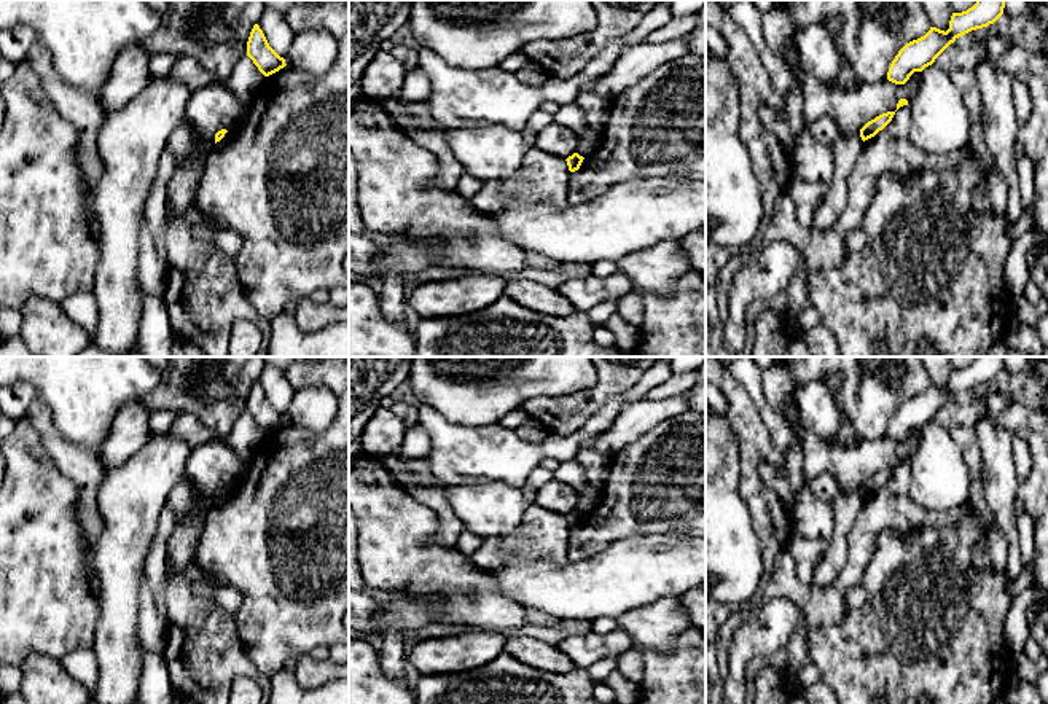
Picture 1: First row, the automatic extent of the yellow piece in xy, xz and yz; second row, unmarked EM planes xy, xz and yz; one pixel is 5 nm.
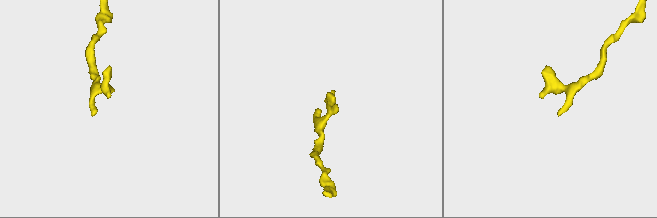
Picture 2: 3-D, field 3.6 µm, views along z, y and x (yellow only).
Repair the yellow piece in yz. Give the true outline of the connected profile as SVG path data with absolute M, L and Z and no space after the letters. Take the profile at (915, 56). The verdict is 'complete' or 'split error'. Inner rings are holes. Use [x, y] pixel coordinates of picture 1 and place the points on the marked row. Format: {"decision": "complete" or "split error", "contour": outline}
{"decision": "complete", "contour": "M976 0L976 3L962 13L952 13L949 29L930 30L909 43L906 43L892 61L887 80L895 84L905 84L914 72L922 72L932 65L935 59L959 37L994 24L1005 8L1005 0Z"}

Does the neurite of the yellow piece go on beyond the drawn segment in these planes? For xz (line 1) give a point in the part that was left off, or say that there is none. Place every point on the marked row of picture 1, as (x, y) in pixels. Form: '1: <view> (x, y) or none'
1: none

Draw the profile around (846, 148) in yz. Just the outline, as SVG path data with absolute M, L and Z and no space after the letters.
M860 132L839 135L833 150L833 180L827 186L822 202L814 212L814 228L827 231L835 226L838 218L843 215L849 199L849 174L858 158L863 147Z

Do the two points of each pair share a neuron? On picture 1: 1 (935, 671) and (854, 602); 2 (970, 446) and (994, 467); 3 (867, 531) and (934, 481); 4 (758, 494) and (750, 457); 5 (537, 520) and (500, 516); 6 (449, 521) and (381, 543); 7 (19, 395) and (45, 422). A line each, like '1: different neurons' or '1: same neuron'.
1: different neurons
2: different neurons
3: different neurons
4: same neuron
5: different neurons
6: different neurons
7: different neurons

